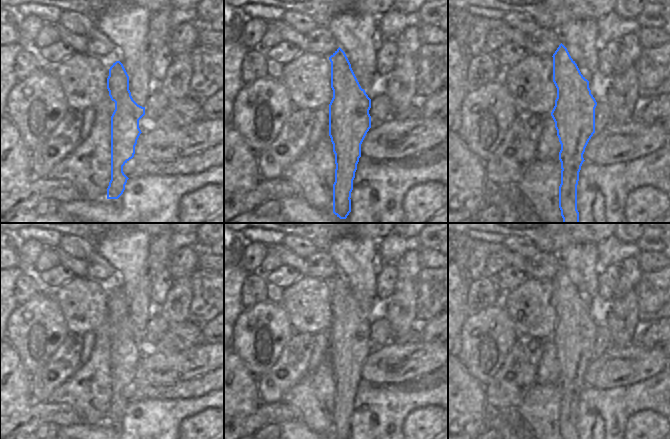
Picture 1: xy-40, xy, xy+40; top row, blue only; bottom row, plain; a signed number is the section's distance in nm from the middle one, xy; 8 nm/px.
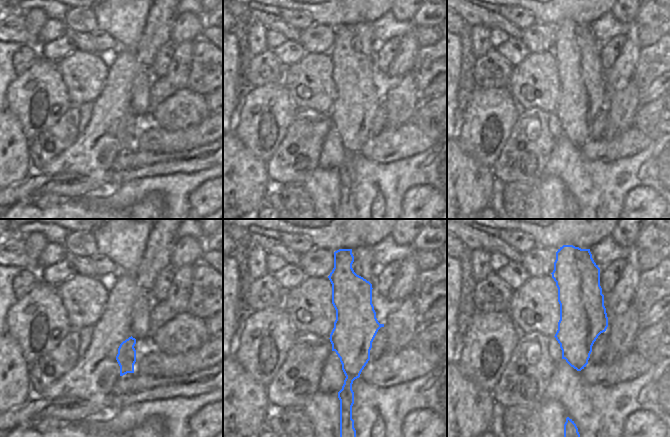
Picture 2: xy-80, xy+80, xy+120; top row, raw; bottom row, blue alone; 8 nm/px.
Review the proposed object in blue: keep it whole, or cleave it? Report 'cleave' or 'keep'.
keep

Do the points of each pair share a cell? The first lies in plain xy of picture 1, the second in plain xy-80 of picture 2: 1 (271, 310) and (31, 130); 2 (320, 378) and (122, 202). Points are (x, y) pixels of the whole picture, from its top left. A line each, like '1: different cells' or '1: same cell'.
1: same cell
2: different cells

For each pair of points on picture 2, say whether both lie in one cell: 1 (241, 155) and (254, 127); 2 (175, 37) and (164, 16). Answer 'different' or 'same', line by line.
1: different
2: different

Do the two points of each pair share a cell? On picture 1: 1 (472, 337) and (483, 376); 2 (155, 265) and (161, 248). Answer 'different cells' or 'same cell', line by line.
1: same cell
2: same cell

